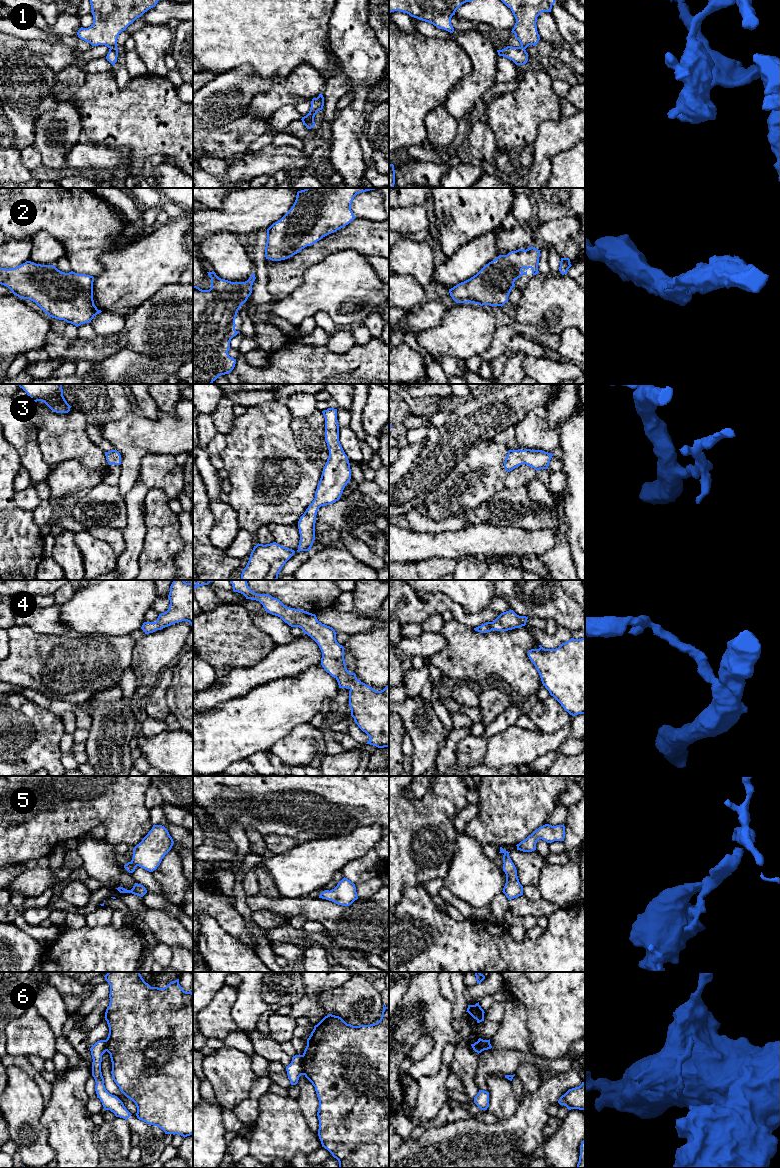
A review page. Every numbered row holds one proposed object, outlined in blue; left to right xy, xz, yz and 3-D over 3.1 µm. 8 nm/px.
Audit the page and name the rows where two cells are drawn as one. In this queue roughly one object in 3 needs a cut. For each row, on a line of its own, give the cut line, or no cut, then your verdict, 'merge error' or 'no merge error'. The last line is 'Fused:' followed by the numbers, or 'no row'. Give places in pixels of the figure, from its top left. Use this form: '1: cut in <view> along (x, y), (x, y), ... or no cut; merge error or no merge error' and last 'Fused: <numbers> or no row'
1: cut in xy along (110, 47), (116, 48); merge error
2: no cut; no merge error
3: no cut; no merge error
4: no cut; no merge error
5: no cut; no merge error
6: cut in xz along (301, 1055), (303, 1074); merge error
Fused: 1, 6

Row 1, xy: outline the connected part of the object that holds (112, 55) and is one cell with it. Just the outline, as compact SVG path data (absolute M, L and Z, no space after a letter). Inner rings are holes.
M110 48L106 59L114 66L117 62L118 48Z

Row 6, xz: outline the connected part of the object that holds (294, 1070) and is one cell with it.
M293 1056L291 1063L286 1066L286 1071L291 1085L296 1085L299 1077L303 1075L303 1056Z

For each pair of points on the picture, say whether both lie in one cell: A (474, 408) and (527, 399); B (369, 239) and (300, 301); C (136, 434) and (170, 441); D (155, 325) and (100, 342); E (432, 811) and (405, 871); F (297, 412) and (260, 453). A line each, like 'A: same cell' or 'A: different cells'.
A: same cell
B: different cells
C: same cell
D: same cell
E: same cell
F: different cells

